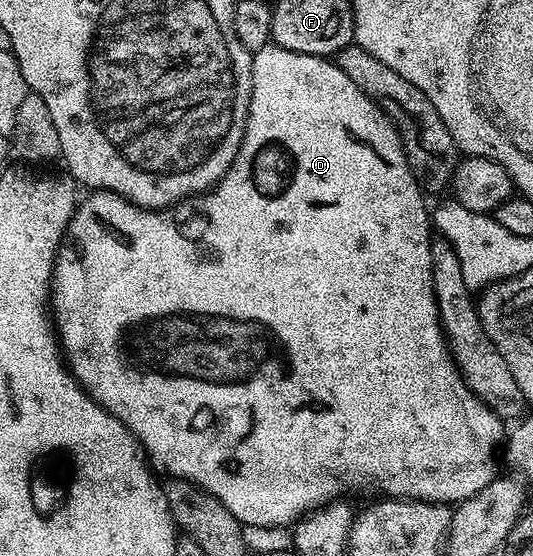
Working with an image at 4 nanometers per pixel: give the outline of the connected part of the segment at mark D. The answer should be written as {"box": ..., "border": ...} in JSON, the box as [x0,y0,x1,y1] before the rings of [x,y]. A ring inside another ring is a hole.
{"box":[53,47,505,527],"border":[[[278,47],[259,49],[253,54],[253,72],[255,74],[255,88],[249,103],[247,116],[247,135],[244,137],[239,154],[233,159],[230,171],[223,176],[220,184],[213,191],[198,194],[197,199],[178,202],[174,207],[162,211],[157,209],[140,209],[129,201],[120,199],[115,193],[106,191],[91,191],[86,195],[87,201],[80,200],[69,226],[69,239],[64,240],[59,254],[55,257],[55,276],[53,278],[53,320],[58,336],[61,338],[61,348],[64,358],[69,362],[71,374],[79,378],[79,384],[84,391],[95,400],[102,409],[110,409],[114,417],[129,427],[143,447],[144,454],[149,458],[152,466],[164,469],[171,479],[182,479],[208,489],[211,494],[225,506],[239,524],[256,525],[257,527],[294,526],[303,520],[304,516],[315,512],[316,509],[330,505],[336,499],[346,498],[346,493],[359,493],[362,489],[376,489],[379,495],[386,495],[391,499],[414,499],[416,501],[437,501],[440,503],[458,503],[477,495],[479,489],[486,487],[487,482],[494,481],[497,476],[495,470],[495,441],[502,442],[505,429],[495,425],[497,418],[483,401],[480,401],[470,387],[463,383],[463,377],[455,368],[454,361],[449,359],[447,338],[441,335],[439,328],[439,308],[433,304],[431,291],[431,242],[433,229],[430,224],[423,225],[423,197],[422,192],[415,193],[417,182],[407,163],[406,153],[401,151],[399,131],[392,122],[386,120],[378,112],[368,98],[362,96],[357,87],[349,79],[349,75],[337,71],[334,64],[321,63],[320,58],[304,57],[293,51],[285,51]]]}

